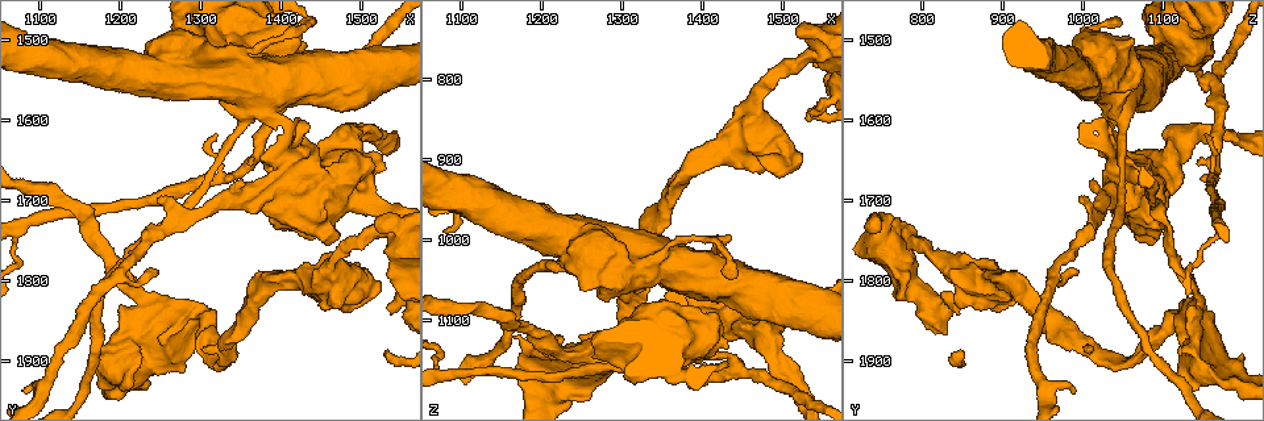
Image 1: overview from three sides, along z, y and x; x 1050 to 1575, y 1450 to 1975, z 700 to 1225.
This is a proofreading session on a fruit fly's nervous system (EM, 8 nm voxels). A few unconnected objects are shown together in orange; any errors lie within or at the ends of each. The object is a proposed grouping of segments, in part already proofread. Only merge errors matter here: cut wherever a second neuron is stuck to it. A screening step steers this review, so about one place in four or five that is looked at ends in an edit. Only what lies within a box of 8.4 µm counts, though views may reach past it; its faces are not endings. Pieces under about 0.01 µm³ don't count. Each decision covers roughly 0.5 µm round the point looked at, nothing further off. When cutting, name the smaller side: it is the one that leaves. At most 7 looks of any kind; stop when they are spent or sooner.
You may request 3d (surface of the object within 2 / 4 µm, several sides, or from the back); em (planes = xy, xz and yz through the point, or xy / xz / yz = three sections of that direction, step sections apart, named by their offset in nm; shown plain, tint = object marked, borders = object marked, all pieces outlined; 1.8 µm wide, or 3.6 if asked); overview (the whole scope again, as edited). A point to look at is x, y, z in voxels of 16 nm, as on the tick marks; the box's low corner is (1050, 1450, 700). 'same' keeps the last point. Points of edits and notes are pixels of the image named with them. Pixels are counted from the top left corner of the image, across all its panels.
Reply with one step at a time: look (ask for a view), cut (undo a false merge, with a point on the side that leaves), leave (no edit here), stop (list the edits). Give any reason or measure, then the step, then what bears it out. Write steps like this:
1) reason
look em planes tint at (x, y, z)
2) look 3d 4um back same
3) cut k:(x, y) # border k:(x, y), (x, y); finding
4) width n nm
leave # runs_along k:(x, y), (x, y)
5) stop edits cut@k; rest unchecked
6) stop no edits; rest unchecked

calibre changes
look em 3.6um yz step 4 tint at (1435, 1680, 1070)

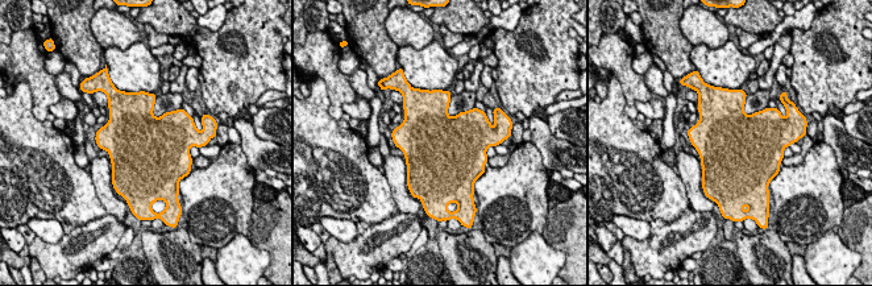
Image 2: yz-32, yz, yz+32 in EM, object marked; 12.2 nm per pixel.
cut it another way
look em 3.6um planes tint same

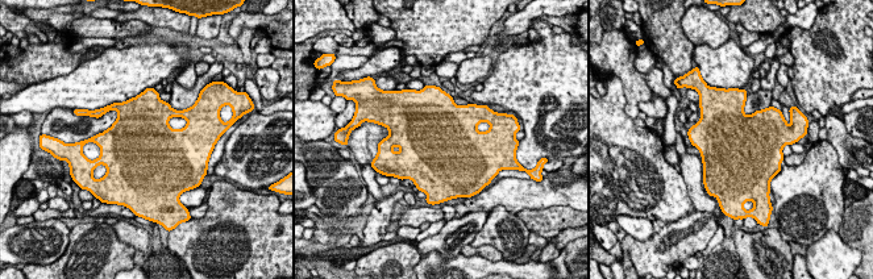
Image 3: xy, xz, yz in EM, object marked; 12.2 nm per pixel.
width 900 nm
leave # one neuron here

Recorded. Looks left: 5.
closes a loop
look em 3.6um planes tint at (1260, 1845, 1140)

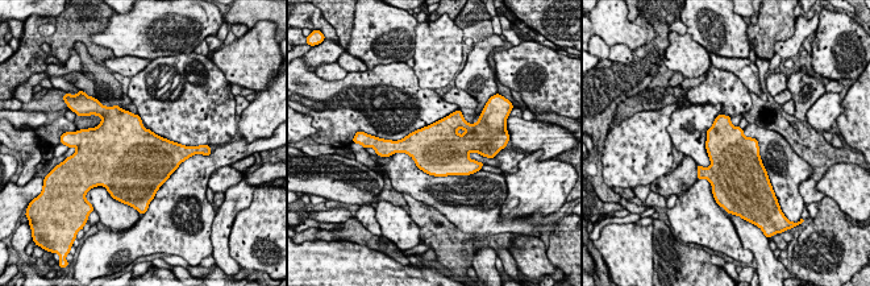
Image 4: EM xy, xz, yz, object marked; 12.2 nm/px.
leave # all the same neuron

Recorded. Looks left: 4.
four or more arms meet
look 3d 4um at (1445, 1795, 870)

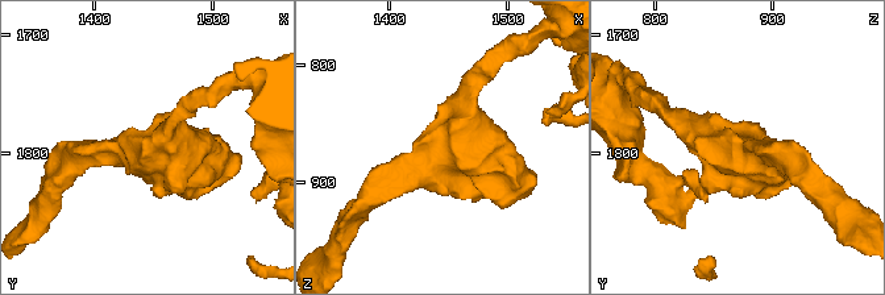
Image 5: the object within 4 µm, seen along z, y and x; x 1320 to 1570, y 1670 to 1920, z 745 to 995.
need the tissue
look em planes tint at (1450, 1802, 870)

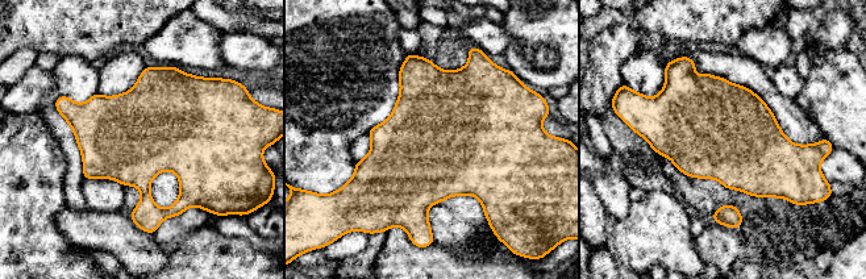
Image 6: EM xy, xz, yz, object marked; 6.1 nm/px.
leave # one neuron here

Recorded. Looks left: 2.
stop no edits; rest unchecked

